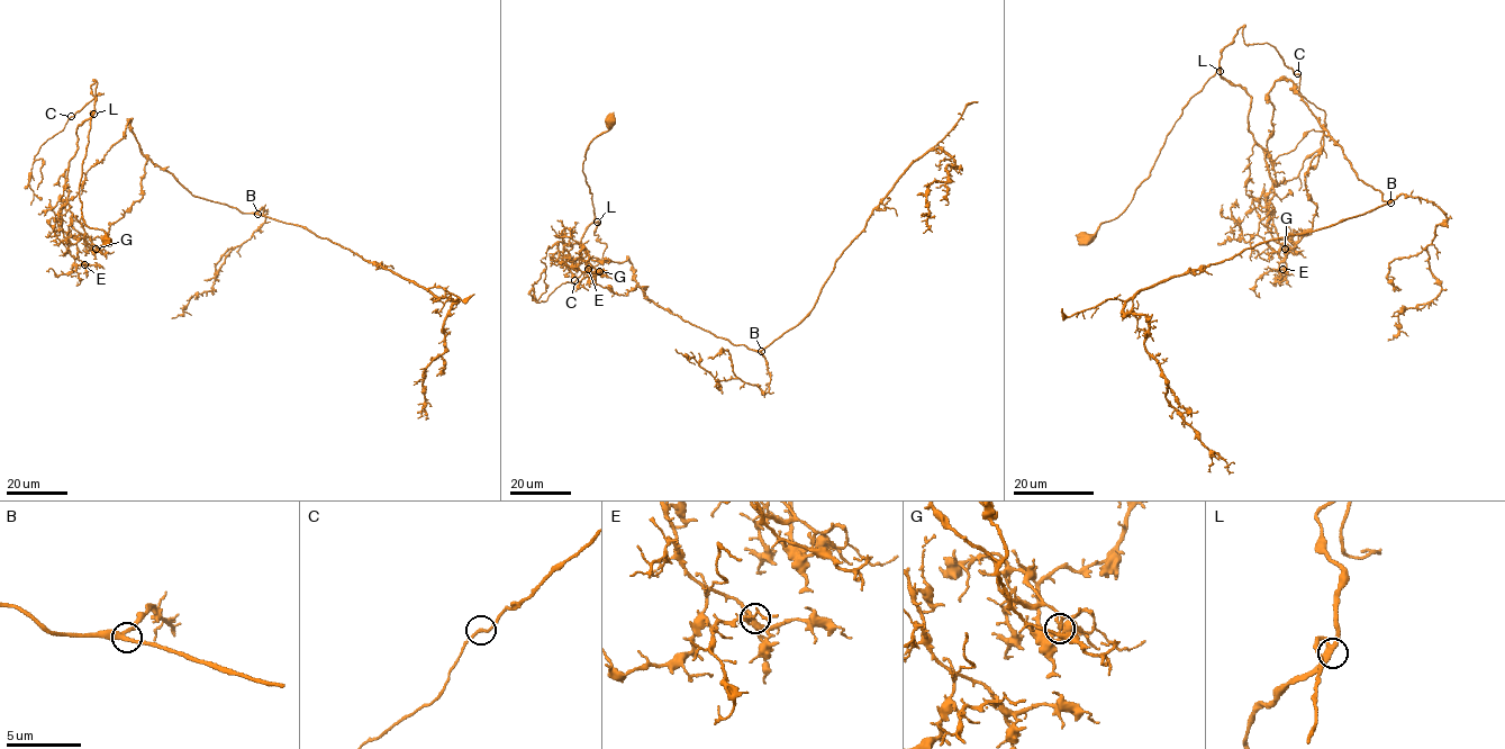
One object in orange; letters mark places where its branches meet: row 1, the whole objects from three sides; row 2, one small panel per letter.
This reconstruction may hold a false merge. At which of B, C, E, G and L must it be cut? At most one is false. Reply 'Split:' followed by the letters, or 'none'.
Split: G

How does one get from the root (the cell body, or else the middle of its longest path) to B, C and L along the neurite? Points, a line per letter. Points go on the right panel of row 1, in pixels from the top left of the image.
B: (1086, 238), (1220, 68), (1251, 98), (1285, 251), (1313, 225), (1305, 173), (1325, 131), (1390, 202)
C: (1086, 238), (1130, 204), (1184, 106), (1221, 68), (1222, 51), (1242, 27), (1247, 46), (1272, 45), (1297, 74)
L: (1086, 238), (1126, 207), (1135, 190), (1148, 177), (1184, 106), (1220, 68), (1220, 71)

